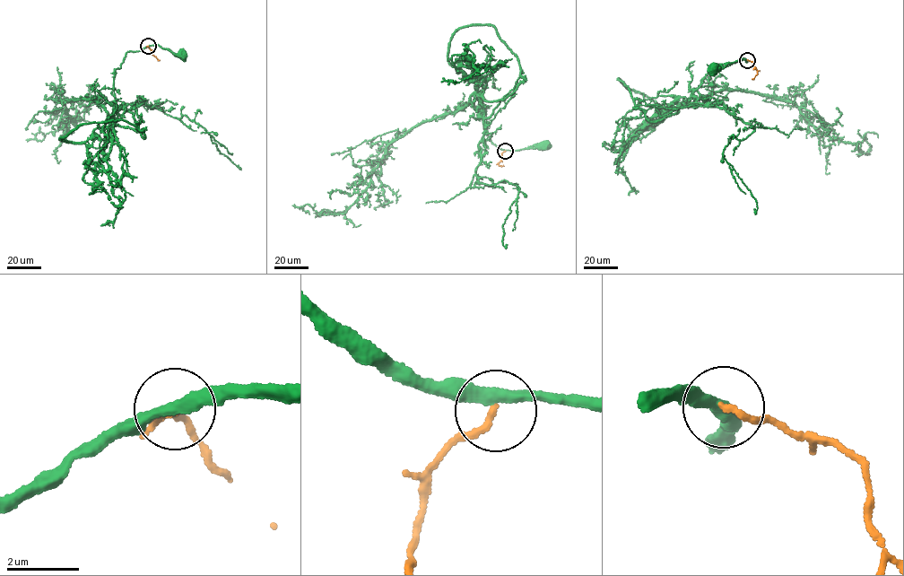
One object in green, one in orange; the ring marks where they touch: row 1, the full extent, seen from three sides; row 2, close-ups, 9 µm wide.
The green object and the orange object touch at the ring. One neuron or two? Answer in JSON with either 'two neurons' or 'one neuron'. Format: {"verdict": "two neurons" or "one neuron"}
{"verdict": "two neurons"}

